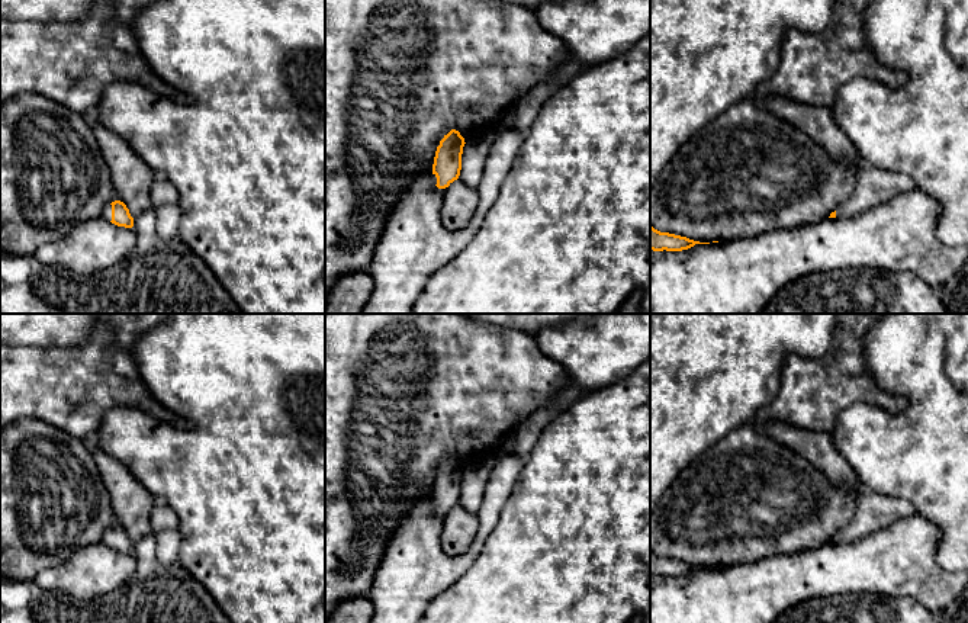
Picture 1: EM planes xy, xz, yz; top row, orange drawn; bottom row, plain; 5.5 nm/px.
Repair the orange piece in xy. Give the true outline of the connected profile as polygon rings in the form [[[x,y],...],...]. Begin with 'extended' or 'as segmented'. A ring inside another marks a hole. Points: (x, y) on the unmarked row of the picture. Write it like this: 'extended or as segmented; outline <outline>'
extended; outline [[[120,526],[107,529],[102,537],[102,542],[118,552],[134,552],[134,543],[131,542],[129,534]]]

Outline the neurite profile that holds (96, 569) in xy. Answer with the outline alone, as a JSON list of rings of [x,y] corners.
[[[97,542],[74,550],[60,566],[41,571],[35,582],[46,591],[93,600],[123,585],[135,569],[134,553],[118,552]]]

